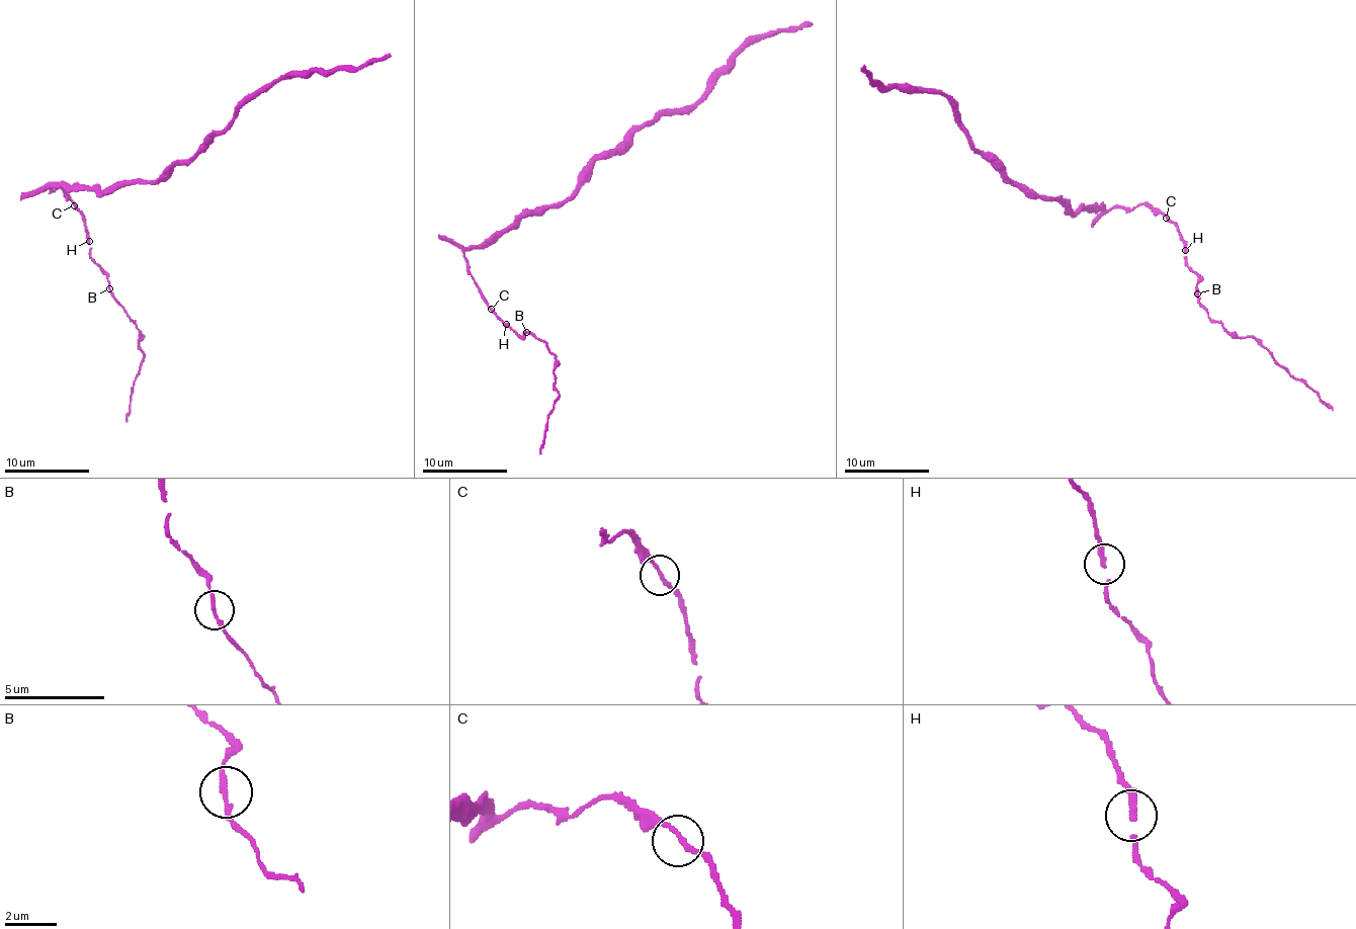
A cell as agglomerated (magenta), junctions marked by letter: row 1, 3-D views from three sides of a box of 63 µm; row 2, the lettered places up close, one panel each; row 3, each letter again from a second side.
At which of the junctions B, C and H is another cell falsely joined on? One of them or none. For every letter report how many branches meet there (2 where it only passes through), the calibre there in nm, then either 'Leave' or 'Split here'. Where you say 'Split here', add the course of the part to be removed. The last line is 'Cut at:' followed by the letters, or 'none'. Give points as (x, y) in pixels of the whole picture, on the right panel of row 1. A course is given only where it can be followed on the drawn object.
B: Branches: 2. Thickness 170 nm. Leave
C: Branches: 2. Thickness 170 nm. Leave
H: Branches: 2. Thickness 170 nm. Leave
Cut at: none

